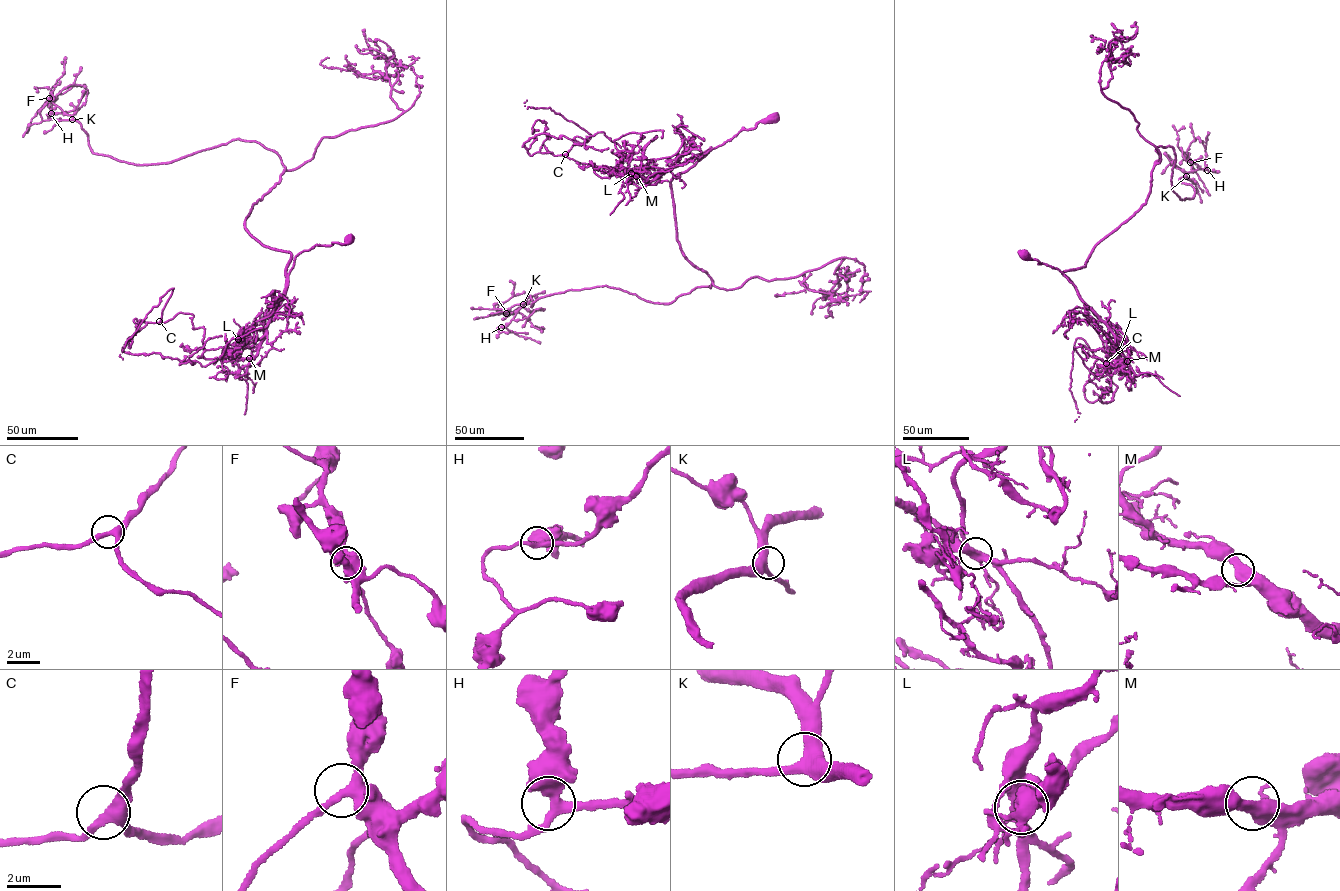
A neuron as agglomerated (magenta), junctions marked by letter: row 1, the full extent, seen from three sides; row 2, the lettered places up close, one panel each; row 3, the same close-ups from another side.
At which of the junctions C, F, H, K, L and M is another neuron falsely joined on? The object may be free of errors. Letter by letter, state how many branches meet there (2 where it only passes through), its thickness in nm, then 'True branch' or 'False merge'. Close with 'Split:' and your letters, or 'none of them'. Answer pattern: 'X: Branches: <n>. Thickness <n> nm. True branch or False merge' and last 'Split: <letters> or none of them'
C: Branches: 3. Thickness 340 nm. True branch
F: Branches: 3. Thickness 360 nm. True branch
H: Branches: 3. Thickness 360 nm. True branch
K: Branches: 3. Thickness 440 nm. True branch
L: Branches: 3. Thickness 380 nm. False merge
M: Branches: 3. Thickness 400 nm. True branch
Split: L

